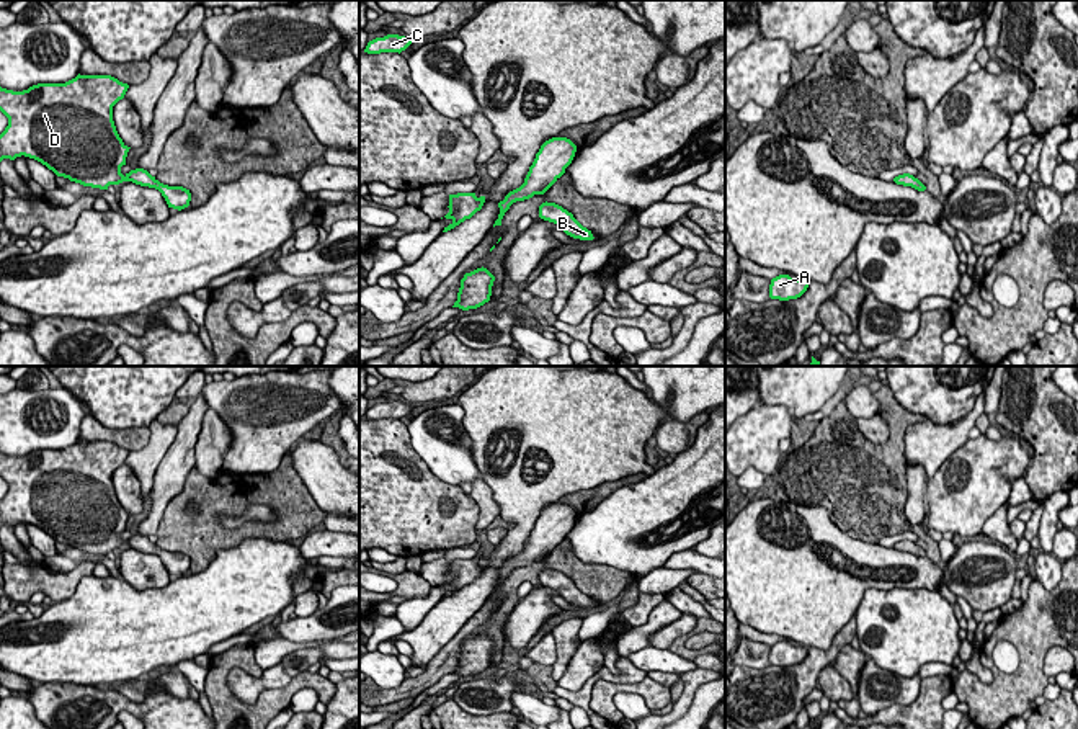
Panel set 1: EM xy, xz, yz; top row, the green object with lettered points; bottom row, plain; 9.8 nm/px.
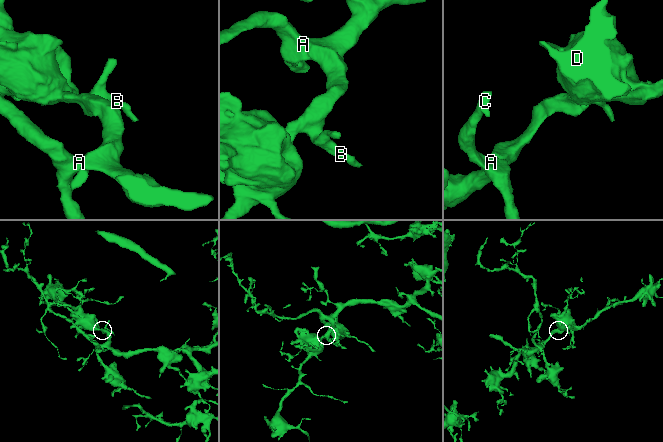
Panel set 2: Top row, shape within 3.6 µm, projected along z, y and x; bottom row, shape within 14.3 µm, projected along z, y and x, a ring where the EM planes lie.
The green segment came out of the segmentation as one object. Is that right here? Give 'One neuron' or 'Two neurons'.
One neuron

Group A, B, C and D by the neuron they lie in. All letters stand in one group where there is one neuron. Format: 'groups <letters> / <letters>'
groups A B C D

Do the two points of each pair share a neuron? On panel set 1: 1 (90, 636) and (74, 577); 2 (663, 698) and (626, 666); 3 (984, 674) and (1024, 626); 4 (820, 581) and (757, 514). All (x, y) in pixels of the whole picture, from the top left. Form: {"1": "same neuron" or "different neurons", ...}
{"1": "different neurons", "2": "different neurons", "3": "different neurons", "4": "same neuron"}

